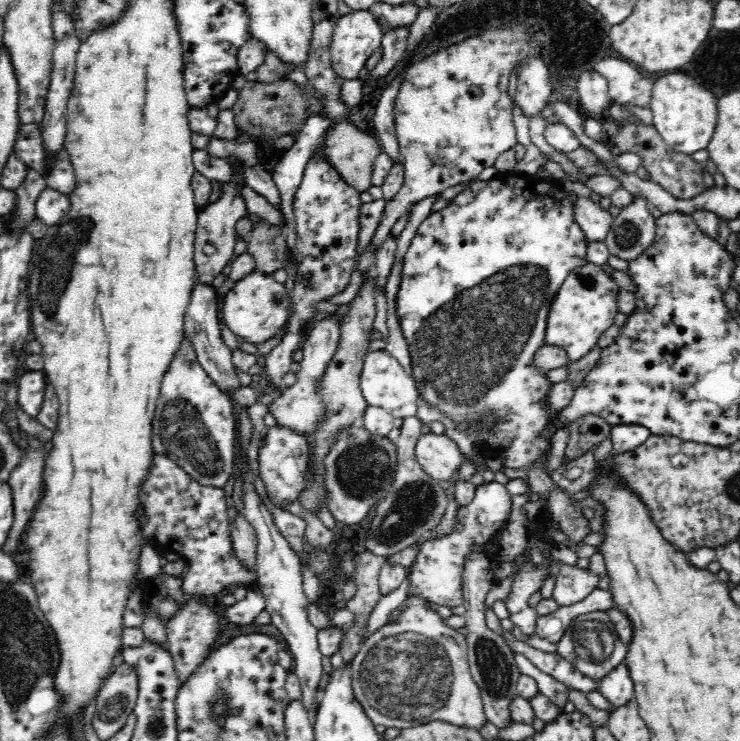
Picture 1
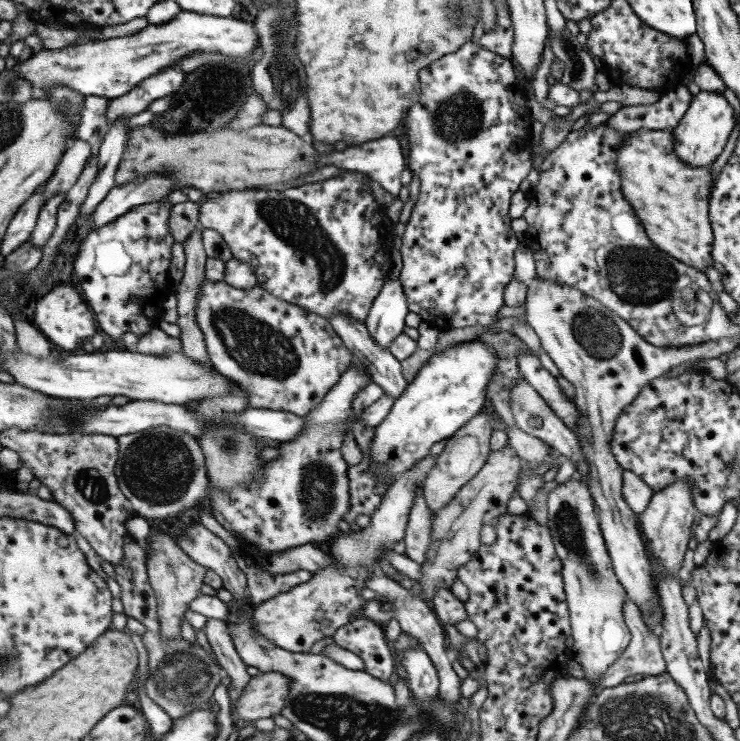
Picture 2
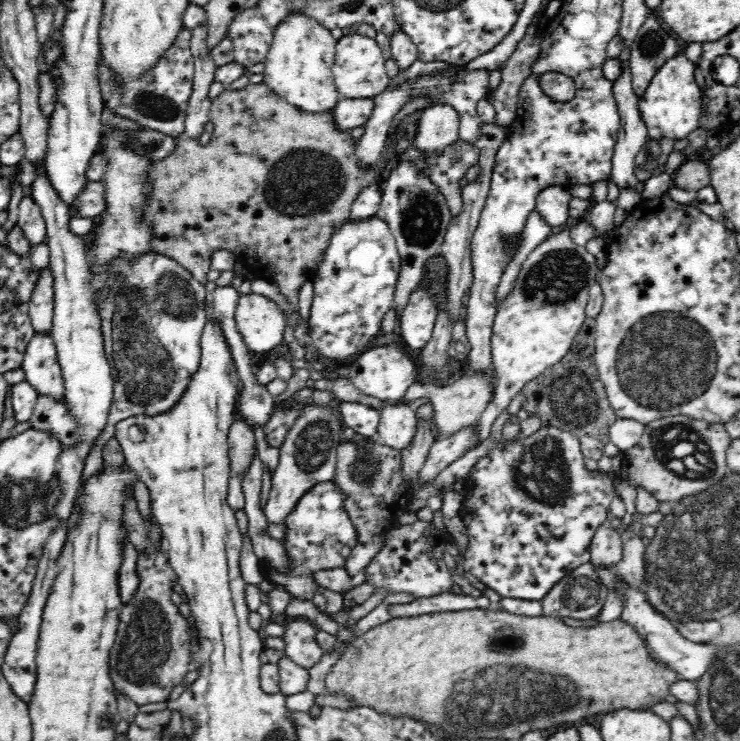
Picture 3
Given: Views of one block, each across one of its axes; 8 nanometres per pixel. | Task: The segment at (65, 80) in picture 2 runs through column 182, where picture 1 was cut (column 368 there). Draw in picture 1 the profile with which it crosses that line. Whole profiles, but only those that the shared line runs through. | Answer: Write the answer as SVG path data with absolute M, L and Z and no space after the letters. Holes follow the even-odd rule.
M356 10L341 16L338 20L331 39L331 66L340 79L358 79L364 73L366 60L378 48L385 34L382 25L376 21L374 14L366 10Z

